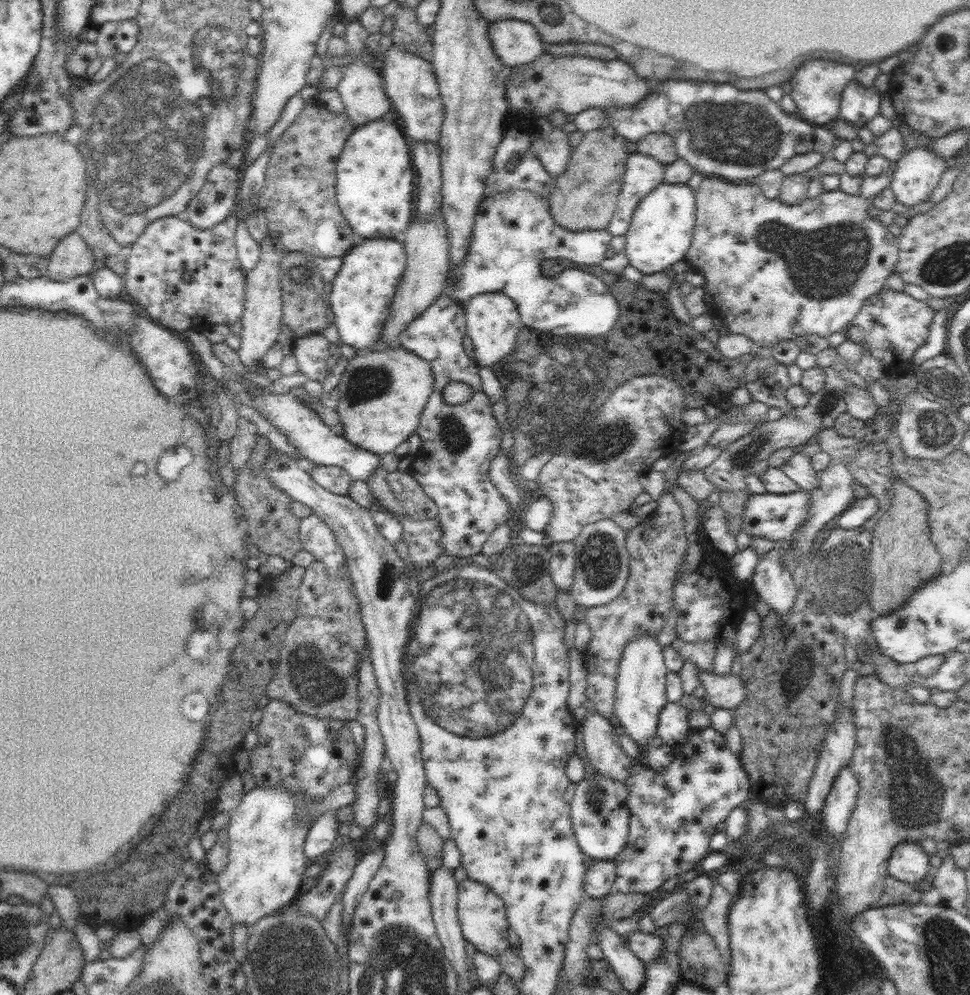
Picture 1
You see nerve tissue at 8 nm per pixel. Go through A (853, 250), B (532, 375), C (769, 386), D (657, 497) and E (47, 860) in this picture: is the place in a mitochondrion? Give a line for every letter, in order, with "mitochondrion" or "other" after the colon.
A: mitochondrion
B: mitochondrion
C: other
D: other
E: other

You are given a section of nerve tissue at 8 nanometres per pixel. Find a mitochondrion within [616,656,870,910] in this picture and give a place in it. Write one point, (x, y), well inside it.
(790, 682)

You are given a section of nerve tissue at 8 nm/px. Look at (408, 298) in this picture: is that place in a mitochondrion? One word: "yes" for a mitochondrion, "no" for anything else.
no

